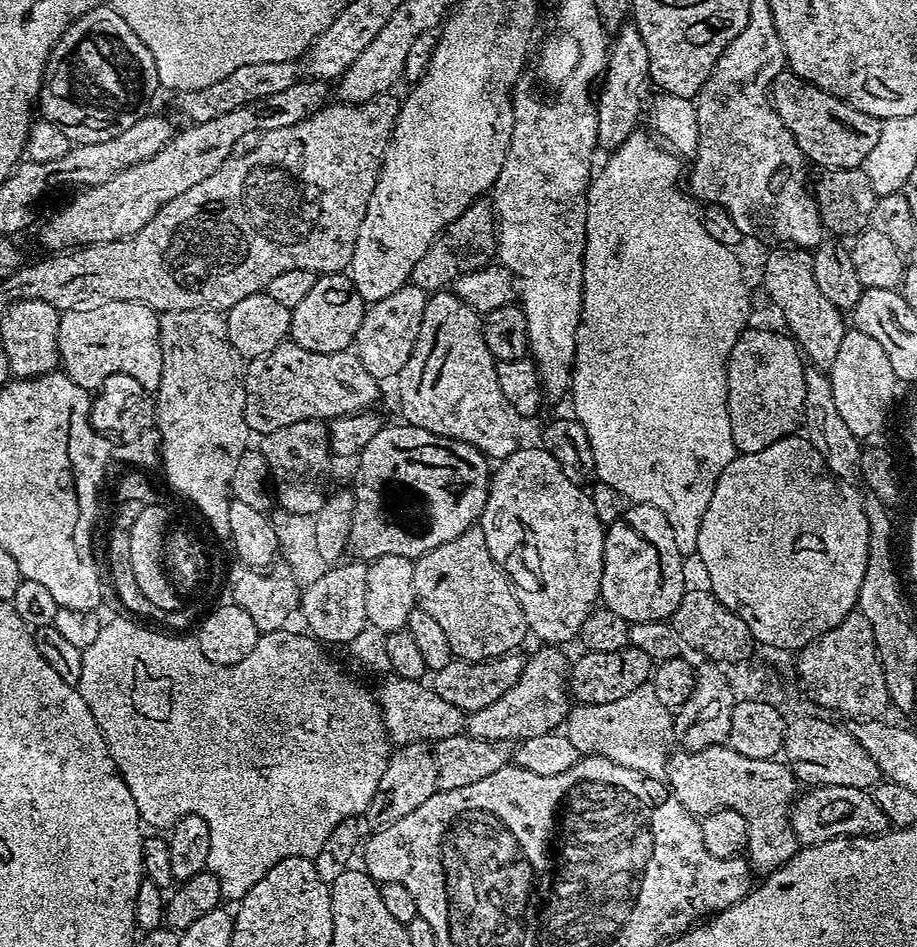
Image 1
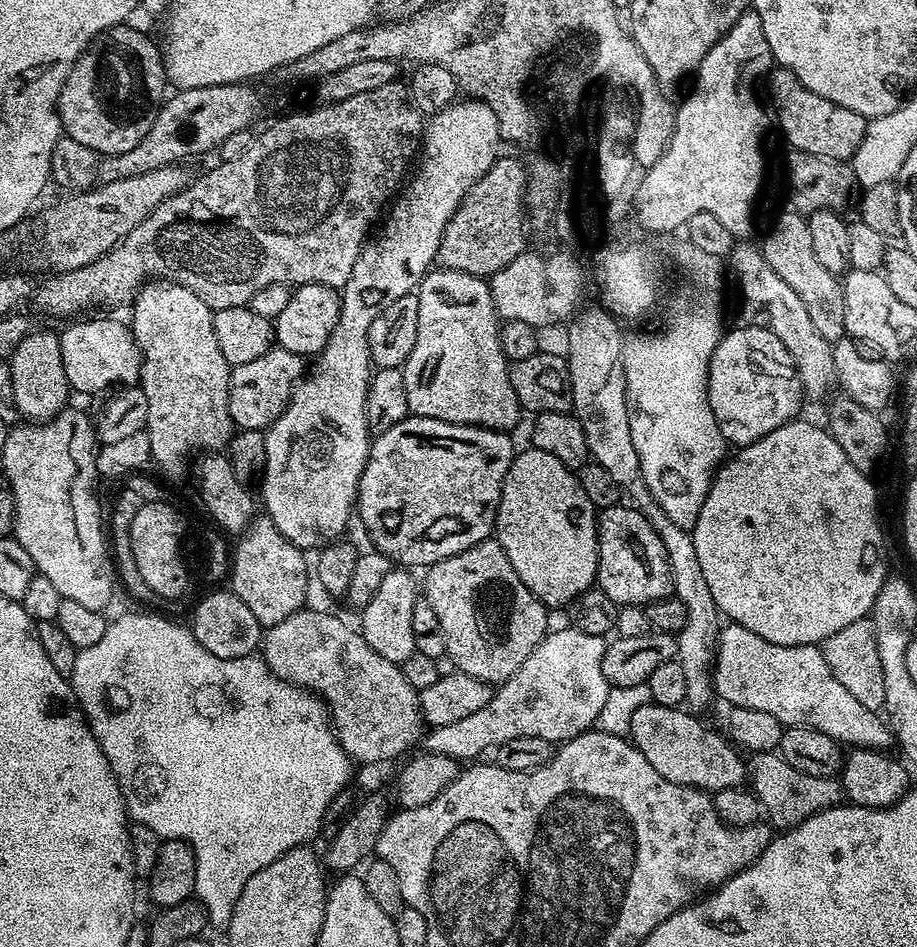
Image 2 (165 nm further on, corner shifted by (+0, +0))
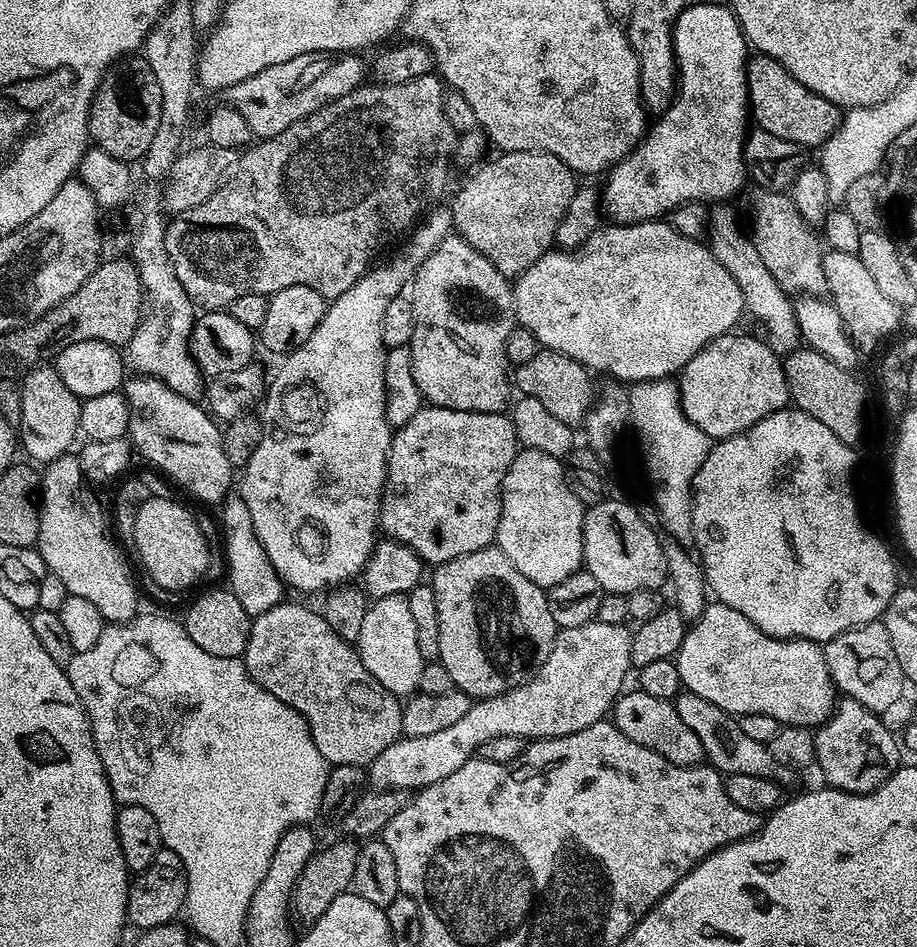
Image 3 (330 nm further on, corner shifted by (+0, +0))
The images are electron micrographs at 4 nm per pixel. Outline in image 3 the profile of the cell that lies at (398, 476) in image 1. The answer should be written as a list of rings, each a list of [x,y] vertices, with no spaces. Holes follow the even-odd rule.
[[[435,406],[421,407],[420,412],[414,414],[414,418],[410,418],[410,422],[406,422],[406,426],[395,429],[392,433],[392,451],[388,453],[388,479],[380,501],[379,527],[382,529],[383,535],[396,540],[399,544],[410,546],[410,550],[417,552],[421,560],[432,566],[445,564],[447,560],[453,560],[462,554],[470,554],[474,550],[489,547],[496,539],[500,521],[500,490],[504,487],[506,470],[510,466],[510,462],[514,462],[517,451],[516,431],[511,419],[504,412],[463,412]]]

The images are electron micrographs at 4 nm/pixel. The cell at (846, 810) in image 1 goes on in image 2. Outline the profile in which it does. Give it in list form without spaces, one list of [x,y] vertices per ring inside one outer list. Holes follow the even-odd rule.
[[[761,752],[753,760],[756,761],[752,764],[750,788],[760,799],[761,809],[766,813],[773,829],[794,828],[802,821],[823,812],[824,809],[839,805],[845,799],[839,779],[796,772],[794,766],[787,764],[783,756],[776,752]]]

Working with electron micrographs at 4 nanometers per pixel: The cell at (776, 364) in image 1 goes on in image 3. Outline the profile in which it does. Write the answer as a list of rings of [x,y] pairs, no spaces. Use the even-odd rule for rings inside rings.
[[[725,334],[712,340],[701,352],[694,354],[678,376],[680,405],[686,418],[698,430],[702,430],[713,441],[719,442],[752,428],[759,420],[770,414],[787,409],[790,404],[789,390],[781,357],[771,343],[755,340],[752,336]]]

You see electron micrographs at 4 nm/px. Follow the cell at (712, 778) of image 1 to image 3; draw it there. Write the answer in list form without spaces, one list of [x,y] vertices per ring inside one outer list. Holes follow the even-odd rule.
[[[639,690],[627,692],[617,696],[610,709],[611,723],[615,724],[618,730],[622,730],[622,734],[678,766],[694,768],[705,763],[706,745],[700,741],[696,731],[682,720],[673,701],[650,698],[650,694]]]

